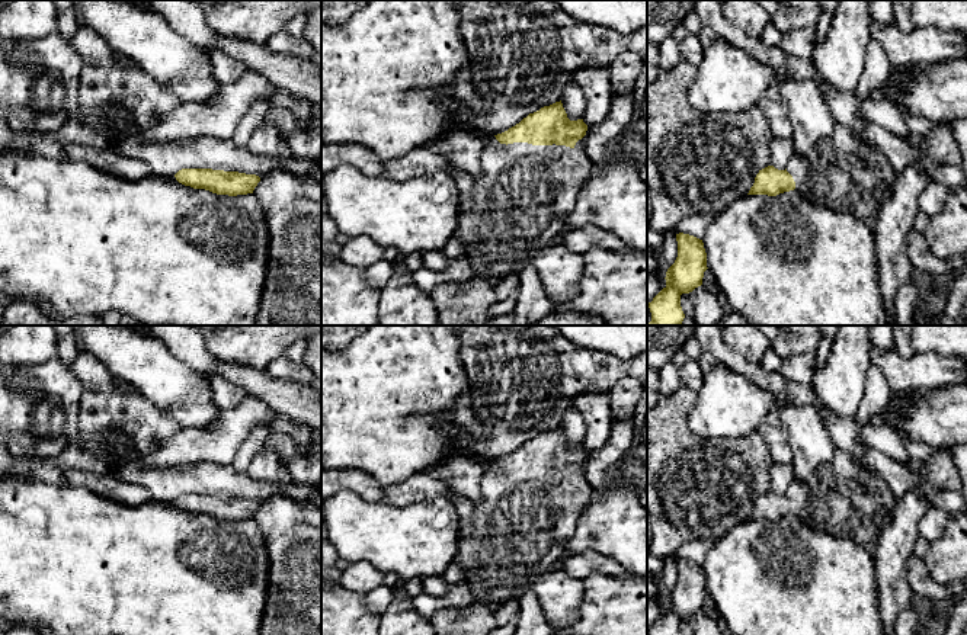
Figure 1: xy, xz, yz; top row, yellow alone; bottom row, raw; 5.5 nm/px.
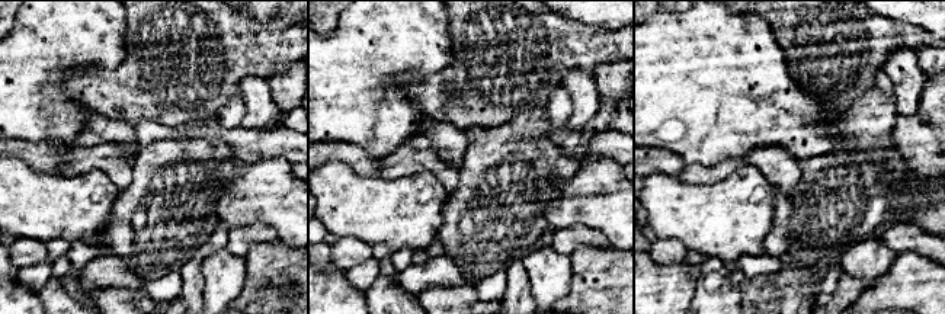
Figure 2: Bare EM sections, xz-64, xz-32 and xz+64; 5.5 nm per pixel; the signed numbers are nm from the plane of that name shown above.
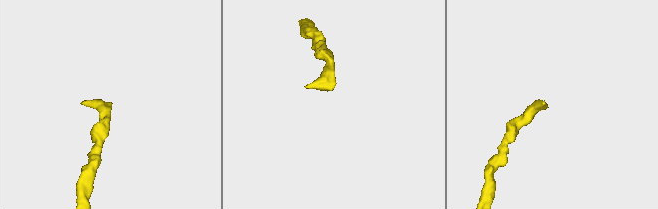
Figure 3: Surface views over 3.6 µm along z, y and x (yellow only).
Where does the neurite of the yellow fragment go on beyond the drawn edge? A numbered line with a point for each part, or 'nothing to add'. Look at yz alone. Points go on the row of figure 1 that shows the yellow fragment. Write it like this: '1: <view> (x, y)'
1: yz (844, 173)

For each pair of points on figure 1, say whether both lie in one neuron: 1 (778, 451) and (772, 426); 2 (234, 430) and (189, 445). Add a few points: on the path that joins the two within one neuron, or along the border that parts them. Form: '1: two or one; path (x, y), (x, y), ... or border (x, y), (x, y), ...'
1: one; path (778, 445), (772, 432)
2: one; path (223, 438), (215, 445), (201, 445)

